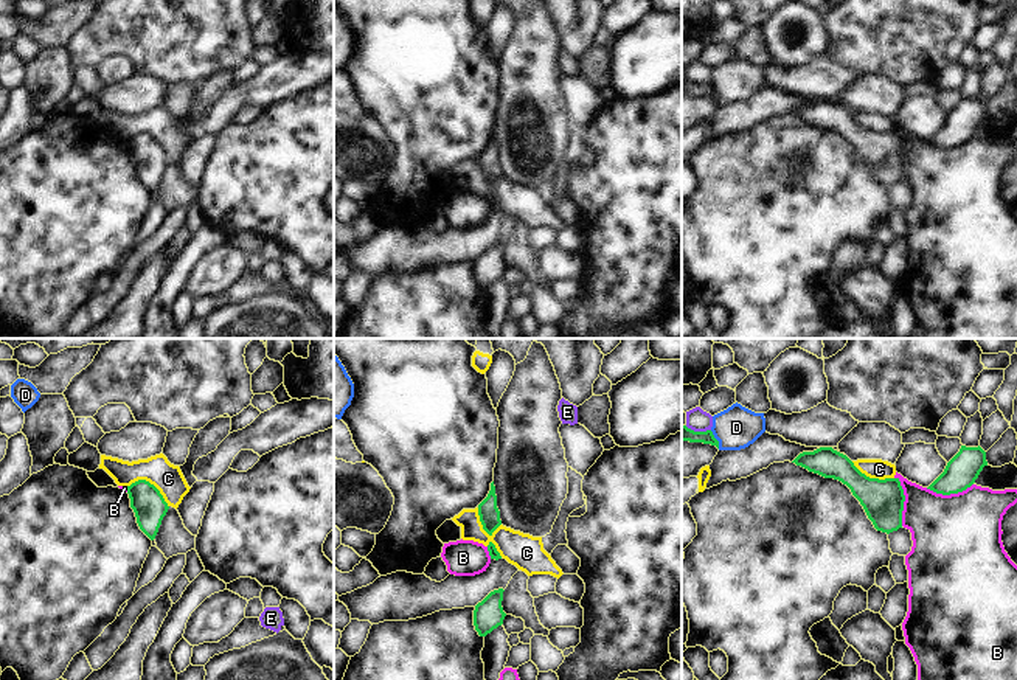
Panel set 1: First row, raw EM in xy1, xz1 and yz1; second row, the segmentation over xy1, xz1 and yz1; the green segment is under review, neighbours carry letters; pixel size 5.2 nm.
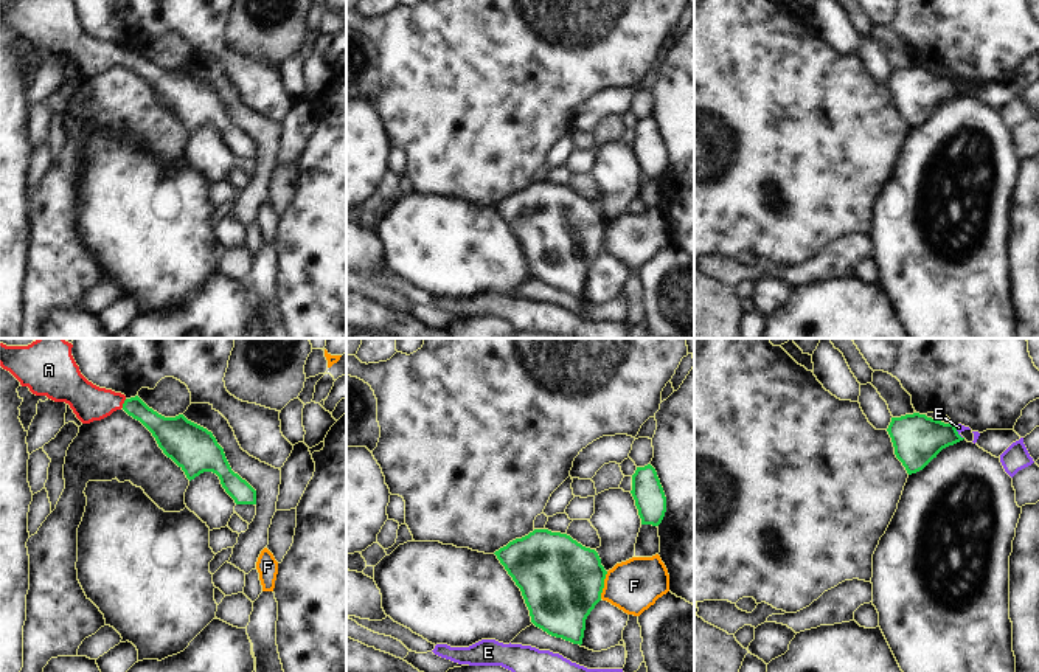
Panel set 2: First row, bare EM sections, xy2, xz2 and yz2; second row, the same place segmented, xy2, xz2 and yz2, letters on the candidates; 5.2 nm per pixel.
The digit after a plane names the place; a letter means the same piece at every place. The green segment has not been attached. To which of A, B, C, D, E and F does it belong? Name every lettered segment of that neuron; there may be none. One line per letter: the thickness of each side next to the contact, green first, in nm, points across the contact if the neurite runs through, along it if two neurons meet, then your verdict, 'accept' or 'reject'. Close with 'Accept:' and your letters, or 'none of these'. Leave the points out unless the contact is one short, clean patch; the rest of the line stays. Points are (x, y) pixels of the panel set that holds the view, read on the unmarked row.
A: 130 nm thick on the green side, 190 nm on the other; runs through xy2 (163, 81), (135, 59), (123, 56), (89, 55); accept
B: 220 nm thick on the green side, 340 nm on the other; reject
C: 170 nm thick on the green side, 160 nm on the other; border along xy1 (128, 137), (137, 132), (148, 132), (168, 159); reject
D: 80 nm thick on the green side, 220 nm on the other; border along yz1 (710, 83), (719, 100); reject
E: 80 nm thick on the green side, 120 nm on the other; reject
F: 420 nm thick on the green side, 280 nm on the other; border along xz2 (608, 224), (600, 250); reject
Accept: A

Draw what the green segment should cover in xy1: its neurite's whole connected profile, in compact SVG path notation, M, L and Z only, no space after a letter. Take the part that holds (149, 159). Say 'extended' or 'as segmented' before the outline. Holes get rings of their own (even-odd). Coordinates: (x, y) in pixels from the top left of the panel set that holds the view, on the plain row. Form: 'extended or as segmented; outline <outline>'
as segmented; outline M146 132L127 138L127 146L140 182L154 193L169 161L168 155L160 143Z

